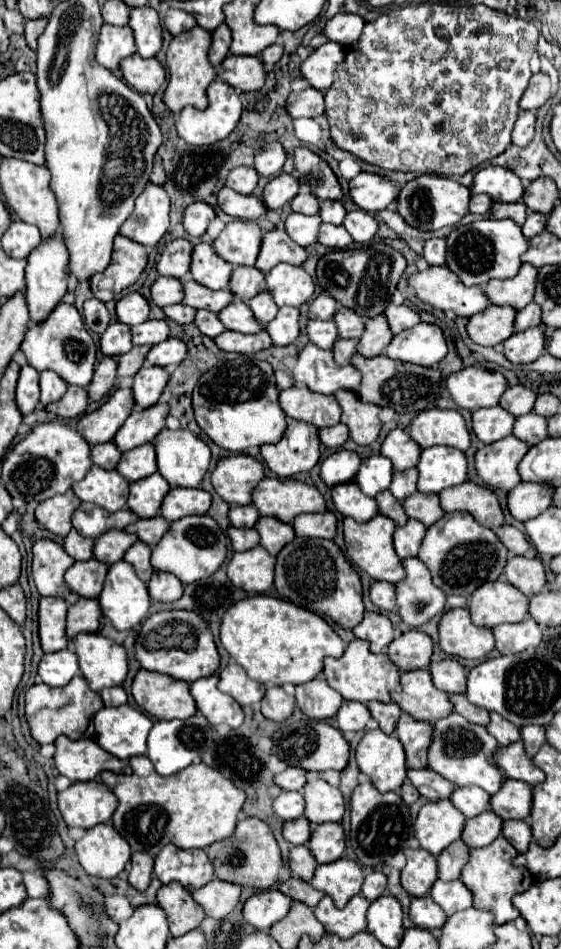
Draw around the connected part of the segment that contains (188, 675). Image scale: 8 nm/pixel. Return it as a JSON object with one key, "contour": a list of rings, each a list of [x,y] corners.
{"contour":[[[159,611],[153,613],[141,627],[135,639],[135,657],[143,669],[159,671],[175,679],[193,683],[195,679],[215,675],[221,663],[219,651],[215,647],[209,623],[191,611]]]}

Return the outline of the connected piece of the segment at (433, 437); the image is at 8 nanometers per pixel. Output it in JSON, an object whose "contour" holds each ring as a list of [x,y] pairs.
{"contour":[[[425,409],[409,425],[409,435],[425,449],[433,445],[449,445],[467,451],[471,433],[463,415],[455,409]]]}

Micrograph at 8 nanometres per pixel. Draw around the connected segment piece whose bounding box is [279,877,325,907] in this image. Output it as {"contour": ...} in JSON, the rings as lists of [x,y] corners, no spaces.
{"contour":[[[291,877],[289,881],[283,881],[279,885],[279,891],[283,889],[285,895],[289,895],[293,901],[299,901],[299,903],[305,903],[309,907],[315,907],[325,893],[319,893],[319,889],[315,889],[313,885],[309,885],[307,881],[299,879],[299,877]]]}

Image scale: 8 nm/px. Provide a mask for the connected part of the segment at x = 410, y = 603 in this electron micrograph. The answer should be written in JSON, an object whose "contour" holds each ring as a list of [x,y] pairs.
{"contour":[[[419,557],[401,561],[407,577],[397,583],[397,611],[407,625],[423,625],[445,609],[445,593],[433,585],[429,569]]]}

